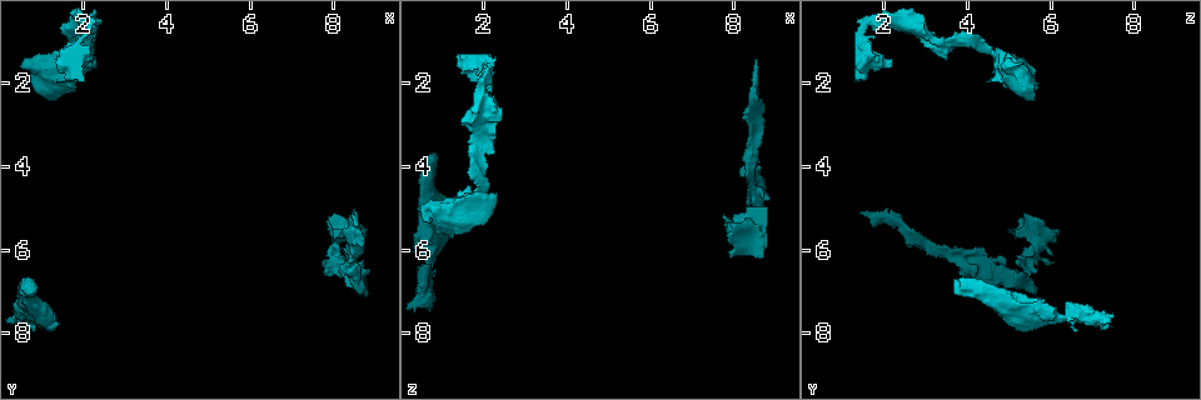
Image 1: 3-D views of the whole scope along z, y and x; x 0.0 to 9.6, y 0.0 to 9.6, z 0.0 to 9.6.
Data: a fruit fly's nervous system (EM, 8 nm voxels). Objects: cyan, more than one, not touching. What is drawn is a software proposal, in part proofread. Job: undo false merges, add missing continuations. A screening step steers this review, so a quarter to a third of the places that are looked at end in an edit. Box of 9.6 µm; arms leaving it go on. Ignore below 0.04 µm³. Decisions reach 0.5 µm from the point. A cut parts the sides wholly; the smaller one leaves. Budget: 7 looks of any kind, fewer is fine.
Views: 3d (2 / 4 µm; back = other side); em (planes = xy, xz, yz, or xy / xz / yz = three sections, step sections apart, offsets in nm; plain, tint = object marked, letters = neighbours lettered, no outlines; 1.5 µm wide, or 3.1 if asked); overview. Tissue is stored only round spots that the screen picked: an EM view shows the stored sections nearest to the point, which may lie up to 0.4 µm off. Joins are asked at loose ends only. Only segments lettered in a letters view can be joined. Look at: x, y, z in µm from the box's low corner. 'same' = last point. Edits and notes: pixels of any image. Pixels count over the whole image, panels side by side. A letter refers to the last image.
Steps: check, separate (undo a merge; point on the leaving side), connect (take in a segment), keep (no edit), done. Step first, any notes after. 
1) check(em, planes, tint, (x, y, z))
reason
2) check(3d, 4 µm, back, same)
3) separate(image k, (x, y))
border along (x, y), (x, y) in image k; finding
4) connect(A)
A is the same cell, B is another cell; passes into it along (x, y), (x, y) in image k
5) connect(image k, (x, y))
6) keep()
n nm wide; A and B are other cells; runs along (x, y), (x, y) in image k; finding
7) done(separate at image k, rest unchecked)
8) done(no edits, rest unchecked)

check(em, planes, letters, (0.80, 6.75, 3.75))
branch stops here

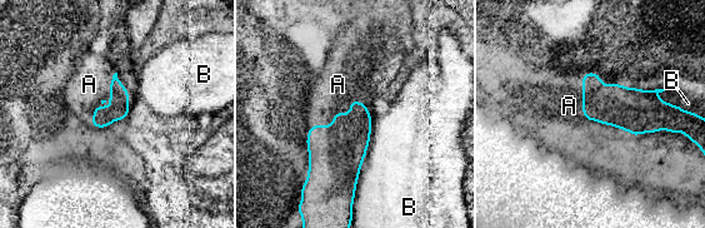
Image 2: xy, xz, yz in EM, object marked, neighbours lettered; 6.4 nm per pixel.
connect(A)
A is the same cell, B is another cell; passes into it along (119, 109), (110, 105), (89, 84) in image 2; the neuron continues

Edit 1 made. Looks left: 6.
check(overview)
see it whole again

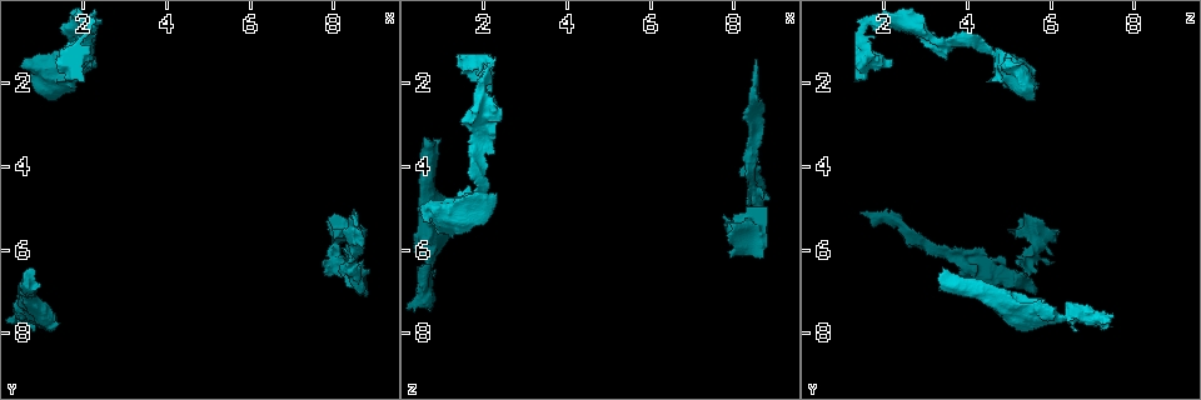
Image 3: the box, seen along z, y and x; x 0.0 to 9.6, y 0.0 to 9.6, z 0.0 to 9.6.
check(3d, 4 µm, (8.45, 5.05, 1.50))
branch stops here

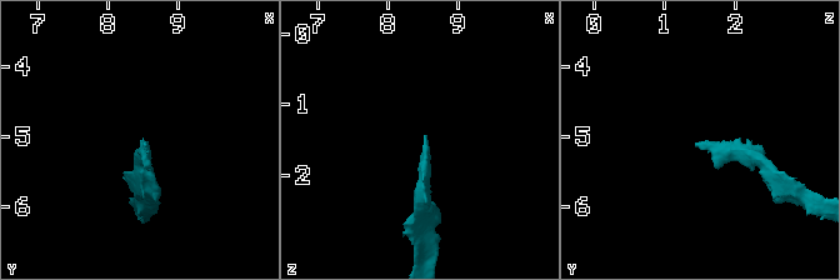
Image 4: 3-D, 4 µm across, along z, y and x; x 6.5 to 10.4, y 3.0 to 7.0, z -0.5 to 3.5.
check(em, 3.1 µm, yz, step 8, letters, (8.50, 5.10, 1.45))

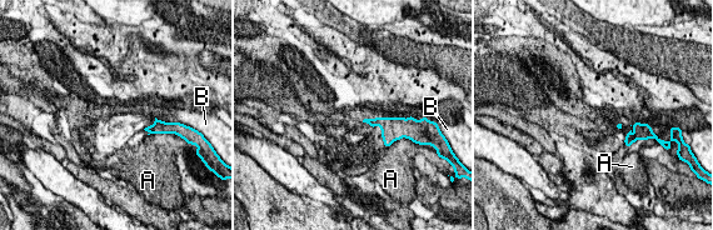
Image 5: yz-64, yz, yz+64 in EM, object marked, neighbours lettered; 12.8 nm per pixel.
keep()
A and B are other cells; border along (166, 121), (156, 119), (143, 129) in image 5; no lettered segment goes on from it

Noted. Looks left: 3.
check(em, planes, letters, (8.15, 5.70, 5.70))
sudden change in width

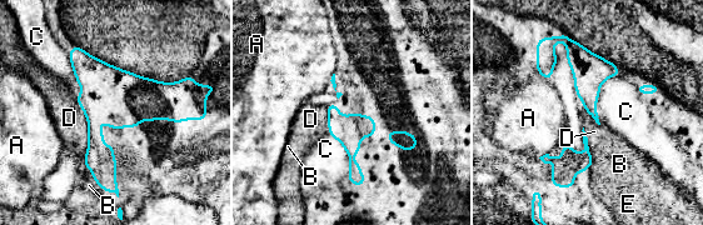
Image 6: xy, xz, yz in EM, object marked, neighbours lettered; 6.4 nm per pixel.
keep()
A, B, C, D and E are other cells; runs along (330, 108), (349, 134), (360, 181) in image 6; continuous, no second neuron

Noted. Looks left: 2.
done(connect at image 2, rest unchecked)

